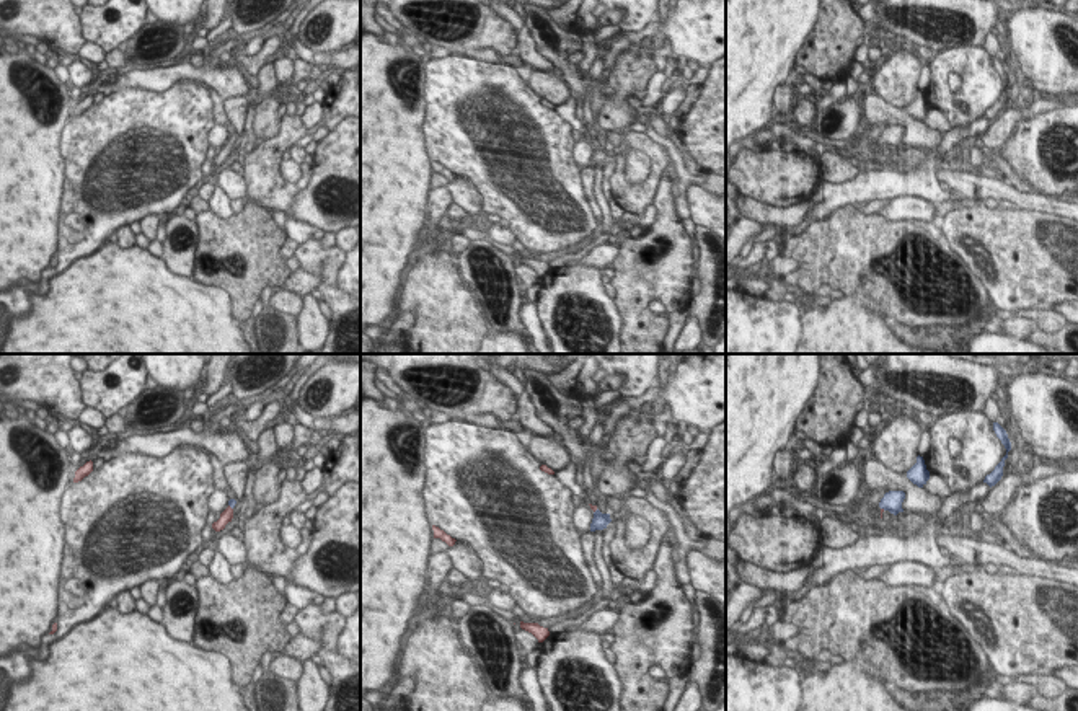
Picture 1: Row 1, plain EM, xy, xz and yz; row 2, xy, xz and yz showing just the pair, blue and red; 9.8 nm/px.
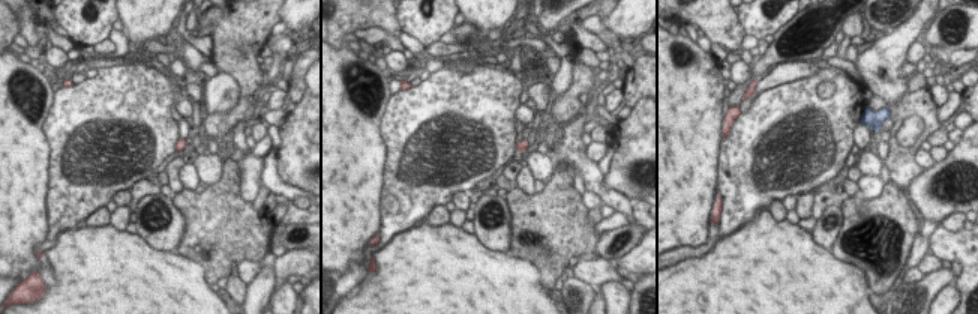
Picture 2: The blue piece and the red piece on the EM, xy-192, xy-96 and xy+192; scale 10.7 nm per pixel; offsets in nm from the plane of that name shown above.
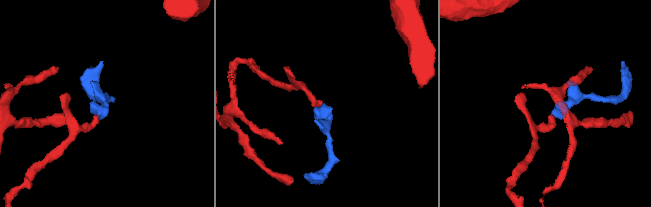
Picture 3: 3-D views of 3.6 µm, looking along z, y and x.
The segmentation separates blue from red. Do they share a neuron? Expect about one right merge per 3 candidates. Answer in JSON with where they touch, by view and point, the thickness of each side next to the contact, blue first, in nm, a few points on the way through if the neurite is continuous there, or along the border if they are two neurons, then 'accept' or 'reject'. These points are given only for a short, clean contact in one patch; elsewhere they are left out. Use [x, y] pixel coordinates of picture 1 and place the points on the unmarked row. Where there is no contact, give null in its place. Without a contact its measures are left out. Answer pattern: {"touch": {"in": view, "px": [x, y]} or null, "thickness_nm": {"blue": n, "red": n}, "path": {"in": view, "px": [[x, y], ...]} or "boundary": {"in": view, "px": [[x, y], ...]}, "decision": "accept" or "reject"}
{"touch": {"in": "xy", "px": [230, 141]}, "thickness_nm": {"blue": 70, "red": 120}, "path": {"in": "xy", "px": [[232, 137], [230, 141], [227, 149]]}, "decision": "accept"}

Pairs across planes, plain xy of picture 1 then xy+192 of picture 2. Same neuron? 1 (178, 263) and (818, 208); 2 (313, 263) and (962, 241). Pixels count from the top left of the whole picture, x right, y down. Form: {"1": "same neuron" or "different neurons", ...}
{"1": "different neurons", "2": "same neuron"}

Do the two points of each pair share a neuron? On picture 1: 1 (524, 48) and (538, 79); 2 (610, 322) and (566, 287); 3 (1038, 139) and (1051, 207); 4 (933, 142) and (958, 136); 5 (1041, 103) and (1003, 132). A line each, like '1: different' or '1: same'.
1: different
2: same
3: different
4: different
5: same

